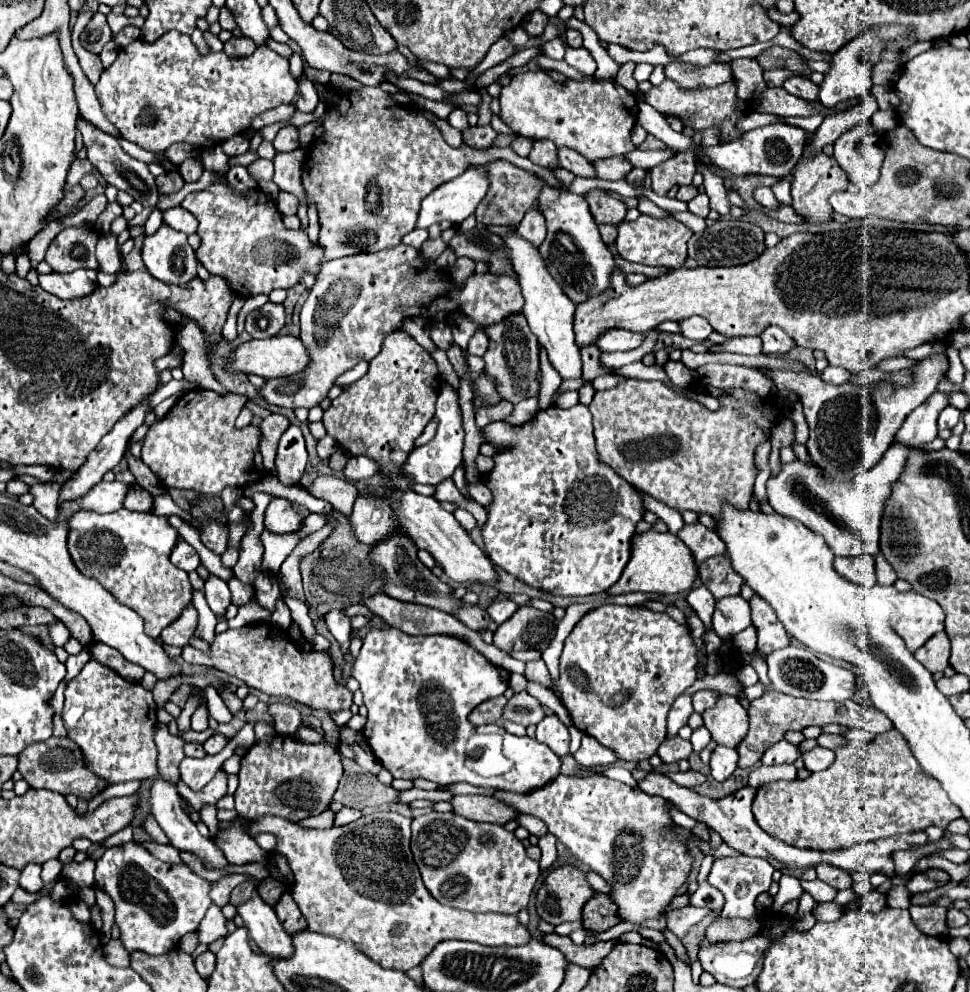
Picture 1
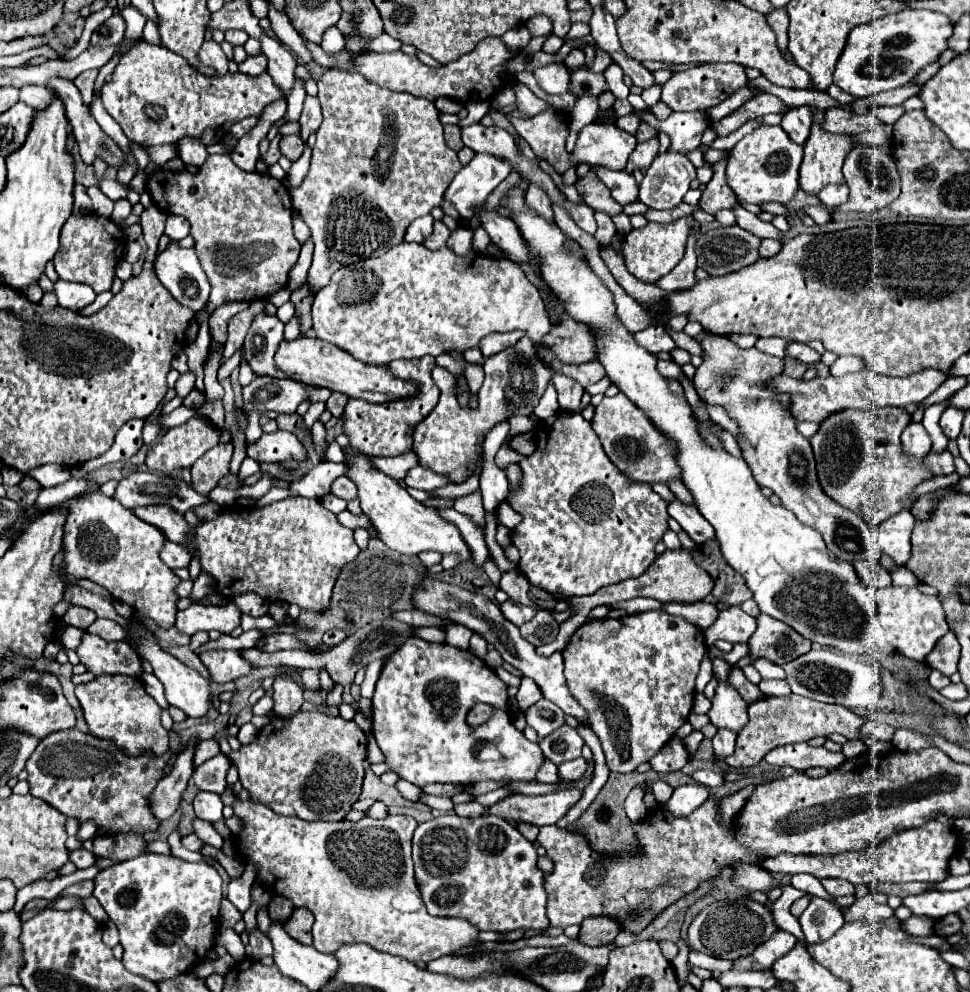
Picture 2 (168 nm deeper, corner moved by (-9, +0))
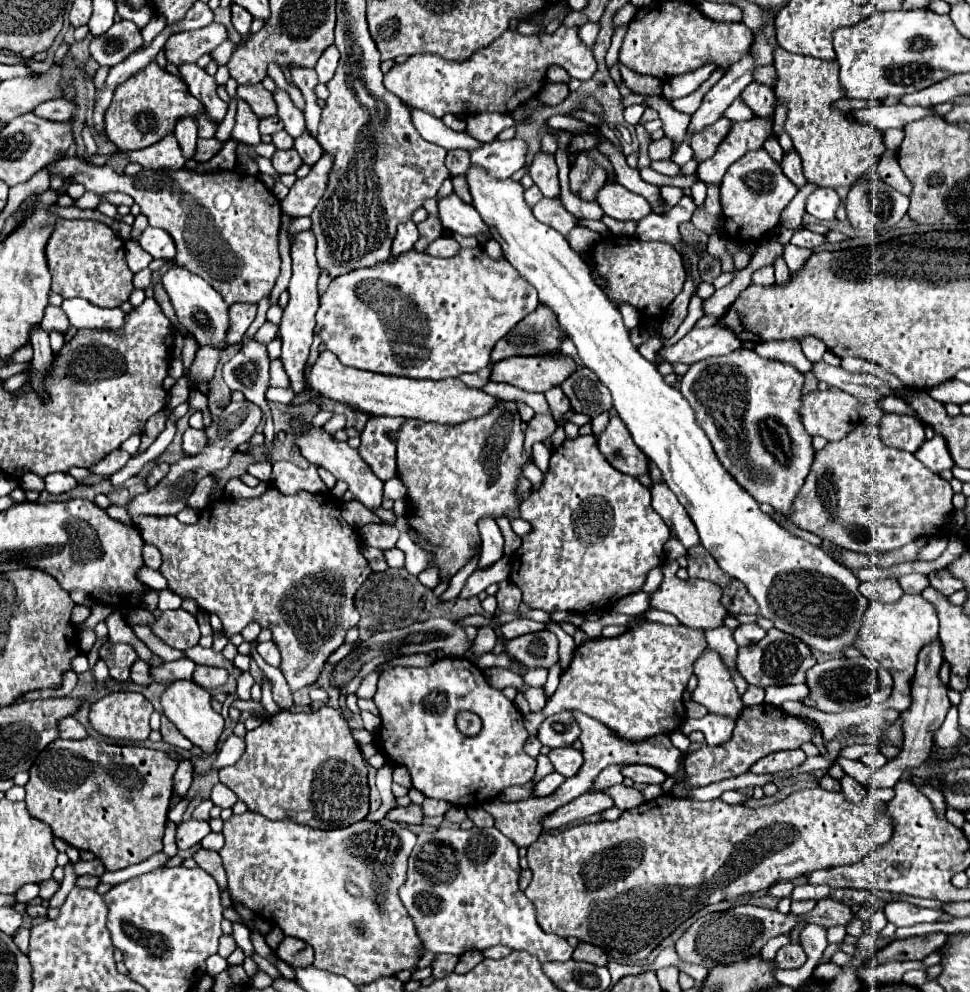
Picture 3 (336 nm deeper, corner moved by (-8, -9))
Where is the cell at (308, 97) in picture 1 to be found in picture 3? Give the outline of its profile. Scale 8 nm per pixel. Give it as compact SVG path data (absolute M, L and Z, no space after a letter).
M305 132L303 136L299 136L295 140L295 150L299 152L303 164L307 164L307 166L313 166L323 154L321 146L317 144L317 140L313 140L313 136L309 136L309 132Z

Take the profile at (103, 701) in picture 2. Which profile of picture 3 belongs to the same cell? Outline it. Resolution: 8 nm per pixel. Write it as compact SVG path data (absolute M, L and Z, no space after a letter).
M109 692L91 704L89 720L103 736L141 742L149 738L151 712L151 702L139 692Z

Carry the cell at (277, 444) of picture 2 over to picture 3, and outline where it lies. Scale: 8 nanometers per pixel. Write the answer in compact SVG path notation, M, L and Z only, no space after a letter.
M189 428L183 434L183 452L185 452L185 456L195 456L197 452L201 452L205 448L205 444L207 444L207 440L205 440L205 432L203 430Z

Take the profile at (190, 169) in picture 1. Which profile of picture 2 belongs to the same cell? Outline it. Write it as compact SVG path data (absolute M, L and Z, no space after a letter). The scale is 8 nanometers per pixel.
M182 139L180 145L180 159L186 163L186 165L196 165L196 167L202 167L208 153L206 153L206 147L200 143L200 139Z

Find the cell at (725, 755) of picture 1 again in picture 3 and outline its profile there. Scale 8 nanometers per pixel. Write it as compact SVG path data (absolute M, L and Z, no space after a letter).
M707 712L699 720L687 718L685 726L683 726L683 732L691 734L693 730L699 730L699 732L705 734L705 742L709 746L717 746L717 744L725 744L725 740L729 740L733 728L735 728L735 720L733 718Z

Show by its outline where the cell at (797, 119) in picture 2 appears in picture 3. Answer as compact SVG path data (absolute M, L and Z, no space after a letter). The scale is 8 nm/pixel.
M795 150L783 158L781 166L783 166L783 174L789 176L789 180L795 184L795 188L801 188L803 184L807 184L805 176L801 172L801 158L797 156Z

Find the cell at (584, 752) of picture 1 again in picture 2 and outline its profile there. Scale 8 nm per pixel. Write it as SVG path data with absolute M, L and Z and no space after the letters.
M578 757L574 761L566 761L558 767L558 773L562 777L562 781L576 781L580 779L588 769L588 761L584 757Z

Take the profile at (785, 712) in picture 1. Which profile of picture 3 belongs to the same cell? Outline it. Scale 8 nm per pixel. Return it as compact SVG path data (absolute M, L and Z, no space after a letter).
M763 704L763 706L745 708L737 718L731 740L727 740L721 746L701 746L699 750L685 754L685 772L691 780L691 784L707 786L707 784L719 782L723 778L733 778L733 776L745 774L751 768L751 764L755 764L759 758L763 758L771 752L799 748L803 742L811 740L811 734L813 734L813 730L807 724L803 724L799 718L785 716L785 714L781 714L781 710L775 710L771 706Z

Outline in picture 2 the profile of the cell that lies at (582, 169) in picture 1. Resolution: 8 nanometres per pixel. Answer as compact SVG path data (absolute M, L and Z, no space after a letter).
M592 167L592 173L612 191L612 197L620 205L628 205L638 199L638 183L634 175L626 171L612 171L608 167Z

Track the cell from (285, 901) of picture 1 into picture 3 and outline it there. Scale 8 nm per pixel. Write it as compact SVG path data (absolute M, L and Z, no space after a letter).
M283 938L275 954L279 960L287 962L293 968L305 968L313 964L313 948L297 938Z

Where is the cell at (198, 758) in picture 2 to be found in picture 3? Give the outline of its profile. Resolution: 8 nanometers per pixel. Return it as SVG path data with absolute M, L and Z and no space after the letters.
M181 760L177 766L177 772L173 776L173 794L183 798L191 786L191 782L193 782L193 764L189 760Z

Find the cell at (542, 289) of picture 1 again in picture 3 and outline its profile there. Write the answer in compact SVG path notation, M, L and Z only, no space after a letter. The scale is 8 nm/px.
M457 194L441 198L437 202L437 208L439 208L439 220L443 228L461 236L485 234L487 238L491 238L491 232L489 228L485 228L481 216L477 216L477 210L465 204Z

